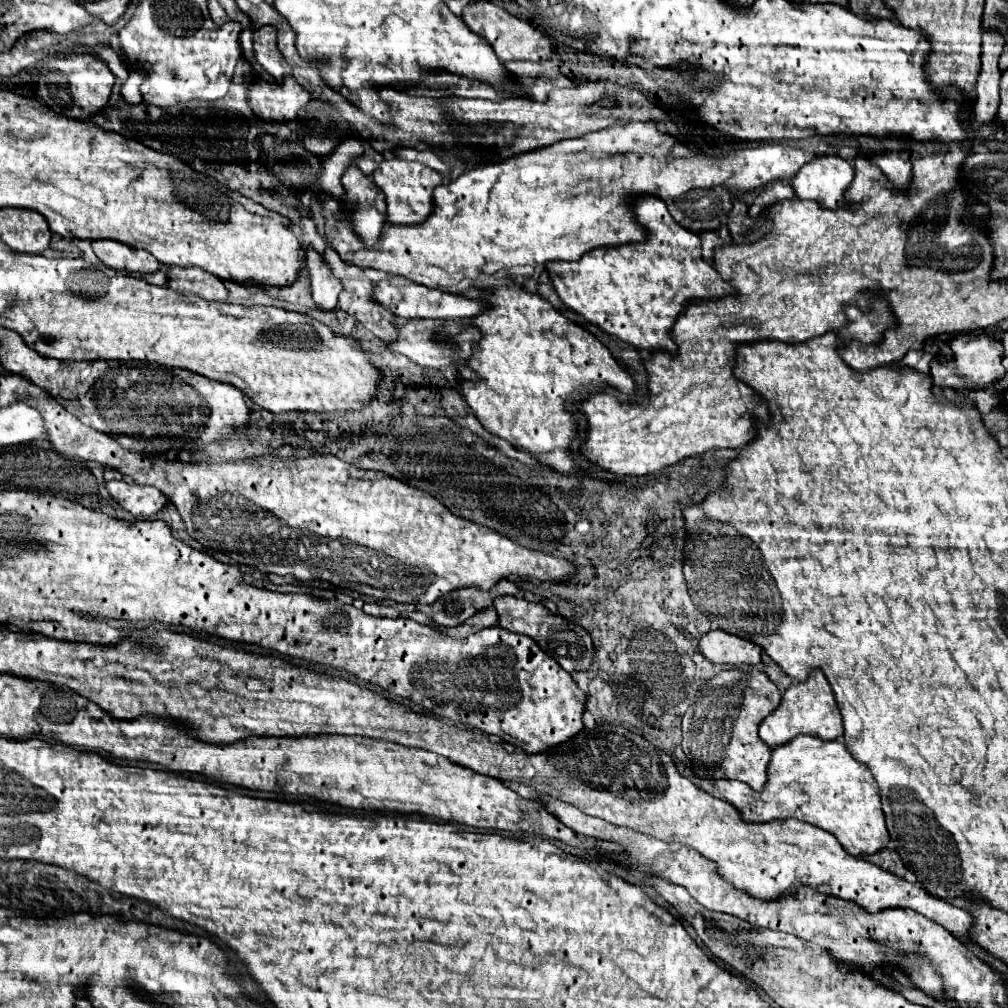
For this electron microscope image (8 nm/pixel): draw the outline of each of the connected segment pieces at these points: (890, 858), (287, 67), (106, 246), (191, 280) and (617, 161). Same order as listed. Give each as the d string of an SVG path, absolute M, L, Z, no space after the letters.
M881 850L881 852L877 852L877 854L873 854L873 856L863 856L865 860L869 860L869 862L873 862L873 864L877 864L879 868L883 868L883 870L889 870L889 872L899 872L899 866L901 866L901 860L899 860L899 854L895 852L895 850Z
M275 26L257 28L253 34L253 46L255 46L255 58L275 80L283 80L285 76L291 74L291 64L283 58L283 54L277 48Z
M95 240L93 250L105 266L127 272L129 276L135 274L137 278L141 278L159 270L159 262L149 252L129 248L113 240Z
M169 268L169 288L175 292L187 292L201 296L203 300L227 300L229 290L217 276L203 272L201 268Z
M647 120L647 122L617 122L609 128L603 128L603 130L597 130L597 132L589 132L581 138L569 138L569 140L561 140L561 142L555 142L551 146L545 146L545 148L537 148L537 150L531 150L531 152L523 152L523 154L517 154L517 156L511 156L503 162L489 162L481 168L475 168L475 170L469 170L465 174L461 174L459 178L451 180L449 184L441 184L439 188L435 188L433 196L435 196L435 210L431 212L431 216L425 220L425 224L419 224L419 226L391 226L391 224L385 224L383 226L383 234L376 246L373 248L365 248L359 238L355 236L347 216L341 216L341 204L337 200L325 200L325 218L327 218L327 238L331 240L331 248L339 252L339 256L343 260L347 260L349 264L357 264L361 268L377 268L377 270L385 270L385 272L391 272L391 274L399 274L399 276L405 276L417 284L423 284L423 286L429 286L429 288L439 288L443 292L451 292L451 294L467 294L469 290L487 290L487 288L493 288L493 286L499 286L499 280L507 280L507 276L515 276L515 274L521 274L523 280L529 280L529 278L539 278L543 274L543 268L547 262L551 260L579 260L585 252L589 250L595 250L595 248L601 248L601 246L623 246L623 244L629 244L629 242L643 242L647 238L647 230L635 220L635 214L633 214L633 202L645 194L653 194L657 198L661 198L671 216L687 230L691 232L705 232L705 230L717 230L721 224L727 224L729 216L727 216L727 206L725 202L719 198L719 188L723 190L737 190L737 192L751 192L755 188L761 188L769 182L775 182L775 180L783 180L783 178L791 178L791 174L785 176L781 171L780 167L772 167L772 160L765 160L761 156L751 156L749 162L745 160L745 154L739 152L739 154L733 154L733 156L727 156L727 158L703 158L699 156L697 152L689 150L689 144L685 144L683 140L679 140L677 136L673 134L665 134L665 132L659 132L657 130L657 122L655 120Z

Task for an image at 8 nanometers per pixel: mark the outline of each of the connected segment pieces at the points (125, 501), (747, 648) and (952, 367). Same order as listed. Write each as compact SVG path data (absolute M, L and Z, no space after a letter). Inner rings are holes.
M111 480L107 482L105 488L109 496L121 508L131 512L135 518L149 518L167 504L163 492L151 486L137 486L137 484L127 484L125 480Z
M709 630L699 640L699 652L711 664L759 664L763 650L749 640L727 634L723 630Z
M957 334L949 340L951 356L945 354L935 354L931 360L931 392L933 396L943 396L945 388L955 388L955 384L967 382L967 390L979 390L985 388L1005 376L1005 368L1001 366L1001 356L1003 356L1003 346L1001 342L993 340L991 336L985 334Z

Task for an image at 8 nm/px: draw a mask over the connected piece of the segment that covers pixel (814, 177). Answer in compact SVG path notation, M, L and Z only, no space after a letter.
M843 158L811 160L797 172L791 186L803 200L813 200L823 208L837 208L845 204L845 192L853 176L853 166Z

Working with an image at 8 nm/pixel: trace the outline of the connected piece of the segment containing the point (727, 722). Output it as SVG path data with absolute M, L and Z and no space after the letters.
M739 666L707 680L699 690L695 704L683 716L683 752L701 780L743 780L755 792L767 782L767 764L771 748L757 736L757 728L781 702L779 688L753 666Z

